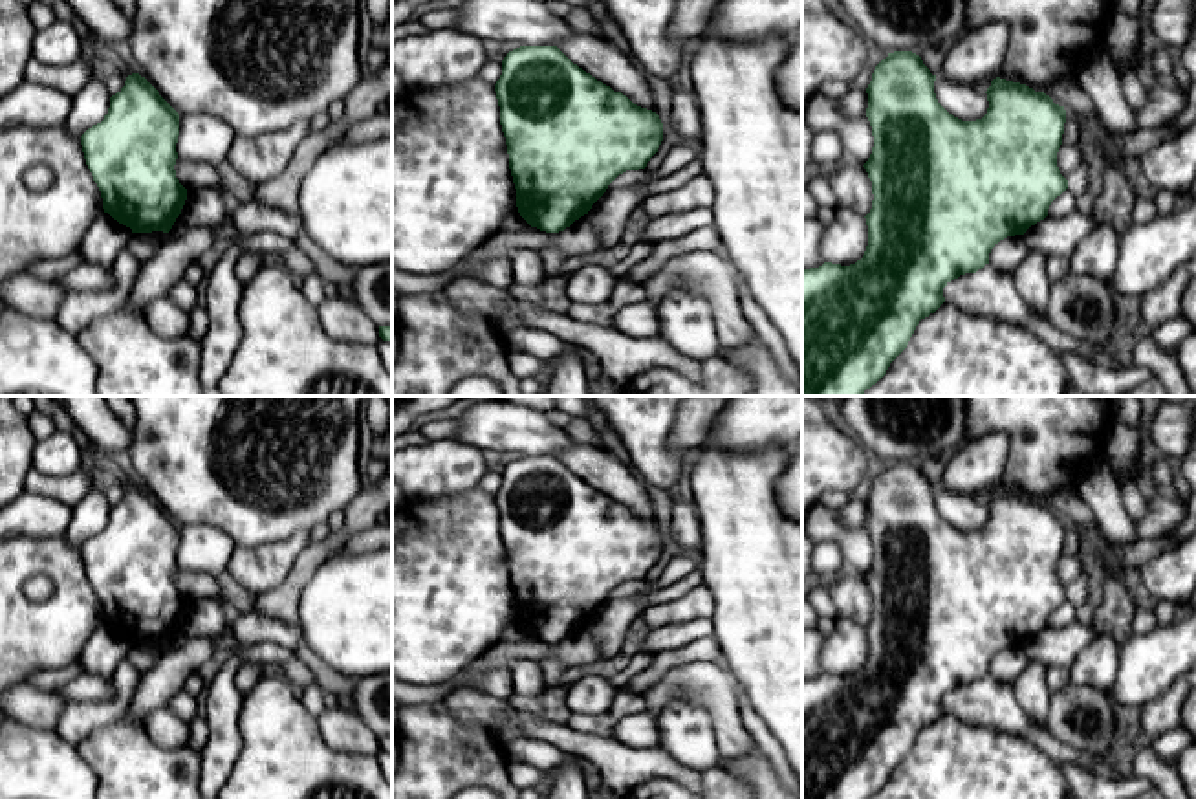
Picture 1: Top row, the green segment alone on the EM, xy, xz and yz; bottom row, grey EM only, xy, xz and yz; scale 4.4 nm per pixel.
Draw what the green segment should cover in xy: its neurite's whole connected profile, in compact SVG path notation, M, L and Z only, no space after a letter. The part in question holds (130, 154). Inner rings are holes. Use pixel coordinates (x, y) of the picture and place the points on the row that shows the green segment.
M139 73L110 97L104 119L81 136L86 165L103 198L103 209L132 233L169 233L181 214L187 189L176 178L179 114Z

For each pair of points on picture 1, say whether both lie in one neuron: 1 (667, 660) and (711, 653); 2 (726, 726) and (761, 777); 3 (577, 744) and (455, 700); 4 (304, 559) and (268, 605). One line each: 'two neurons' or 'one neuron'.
1: one neuron
2: two neurons
3: one neuron
4: one neuron

